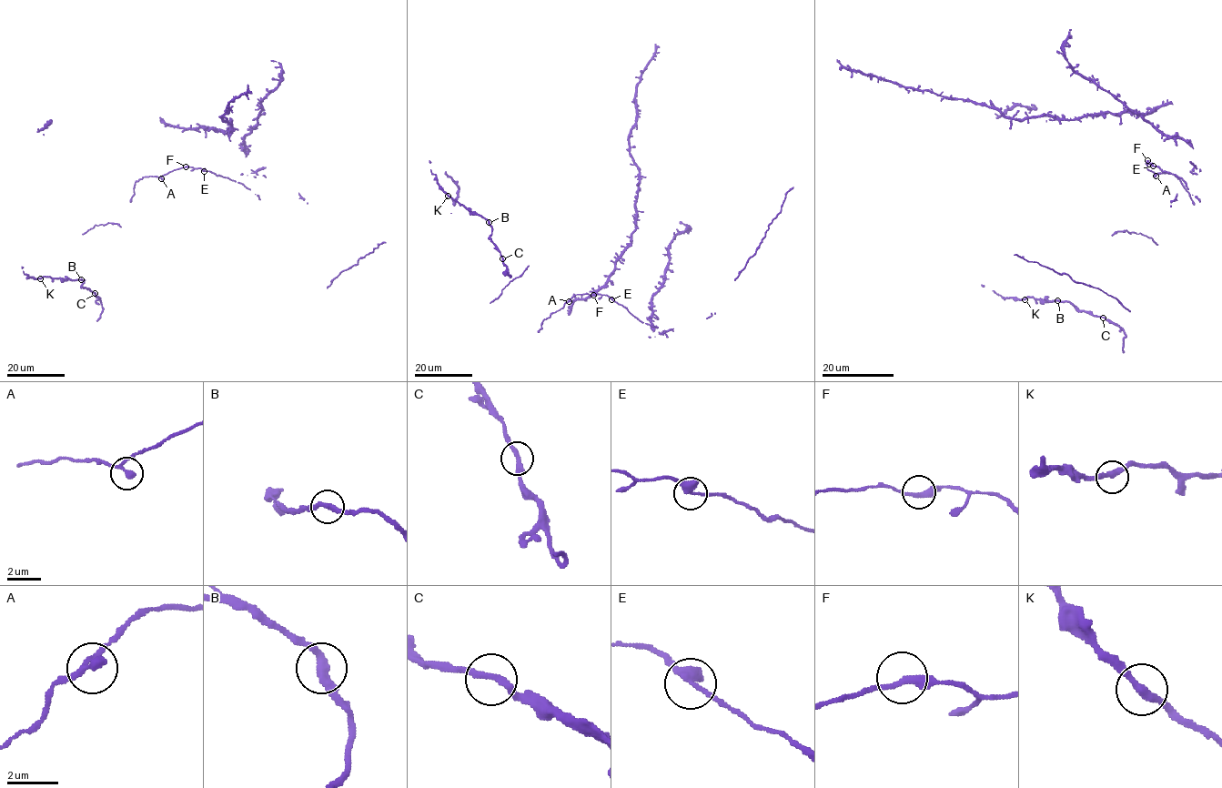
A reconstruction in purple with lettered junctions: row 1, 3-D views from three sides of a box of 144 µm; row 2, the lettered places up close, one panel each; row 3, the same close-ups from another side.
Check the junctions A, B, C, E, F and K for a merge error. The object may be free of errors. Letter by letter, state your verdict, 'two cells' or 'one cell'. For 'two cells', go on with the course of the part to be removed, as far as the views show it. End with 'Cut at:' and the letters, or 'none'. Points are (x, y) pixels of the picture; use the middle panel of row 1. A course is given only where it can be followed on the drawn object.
A: one cell
B: one cell
C: one cell
E: one cell
F: one cell
K: one cell
Cut at: none

